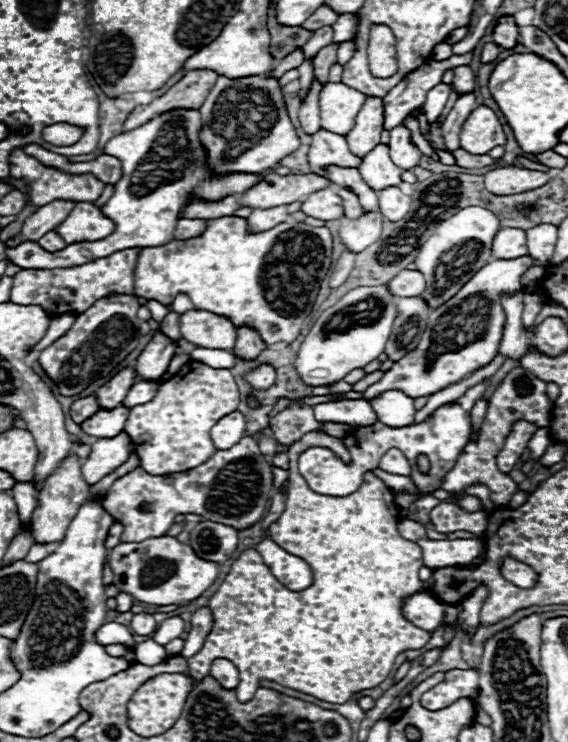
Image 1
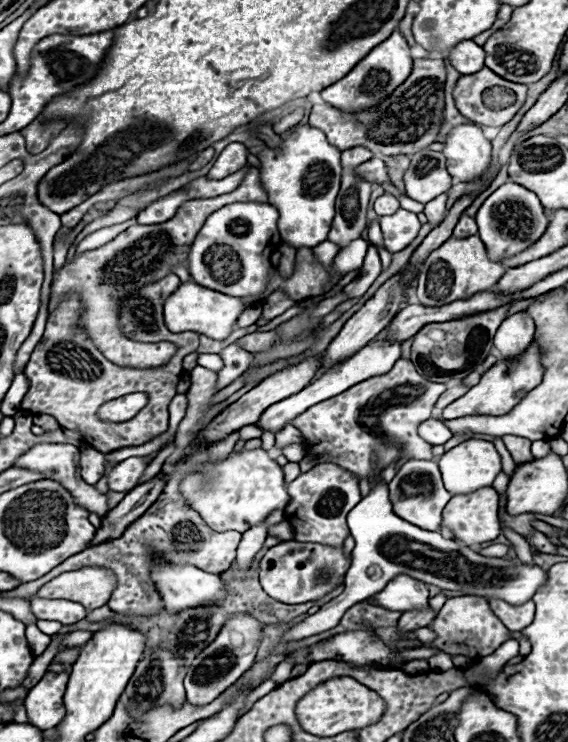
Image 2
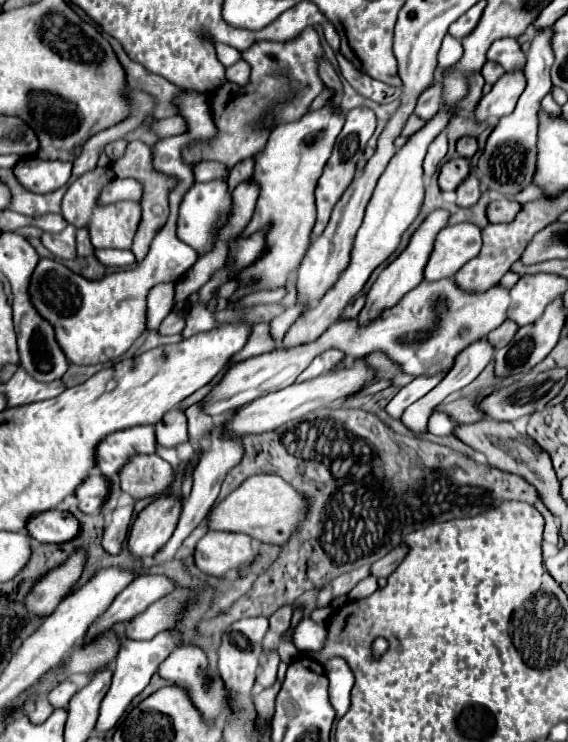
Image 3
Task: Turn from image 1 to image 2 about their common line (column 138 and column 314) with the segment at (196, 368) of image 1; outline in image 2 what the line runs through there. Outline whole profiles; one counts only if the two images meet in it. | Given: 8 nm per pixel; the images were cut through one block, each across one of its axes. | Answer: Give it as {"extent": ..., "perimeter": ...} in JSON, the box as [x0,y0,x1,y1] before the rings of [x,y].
{"extent":[290,358,446,480],"perimeter":[[[400,358],[388,374],[368,378],[332,400],[314,404],[290,424],[300,430],[306,440],[306,454],[314,456],[318,464],[326,458],[326,462],[344,468],[360,480],[372,478],[374,454],[380,470],[400,460],[434,460],[432,444],[420,438],[418,426],[430,418],[432,408],[444,390],[446,384],[426,380],[416,372],[410,360]]]}

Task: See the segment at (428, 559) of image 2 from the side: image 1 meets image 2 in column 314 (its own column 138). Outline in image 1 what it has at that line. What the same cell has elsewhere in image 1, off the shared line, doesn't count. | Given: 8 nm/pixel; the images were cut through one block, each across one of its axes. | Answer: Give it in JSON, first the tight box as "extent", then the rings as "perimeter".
{"extent":[130,612,156,636],"perimeter":[[[146,612],[134,614],[132,616],[132,622],[130,622],[130,628],[132,628],[134,634],[148,636],[148,634],[152,634],[156,630],[156,620],[154,620],[152,614],[146,614]]]}

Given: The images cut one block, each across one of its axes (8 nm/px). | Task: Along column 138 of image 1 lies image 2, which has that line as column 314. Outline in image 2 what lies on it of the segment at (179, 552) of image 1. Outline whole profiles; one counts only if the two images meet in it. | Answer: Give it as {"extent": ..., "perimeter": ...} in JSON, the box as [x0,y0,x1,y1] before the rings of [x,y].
{"extent":[260,540,350,604],"perimeter":[[[286,540],[272,546],[260,560],[260,584],[270,598],[284,604],[316,602],[342,584],[348,566],[350,556],[344,552],[344,548]]]}

